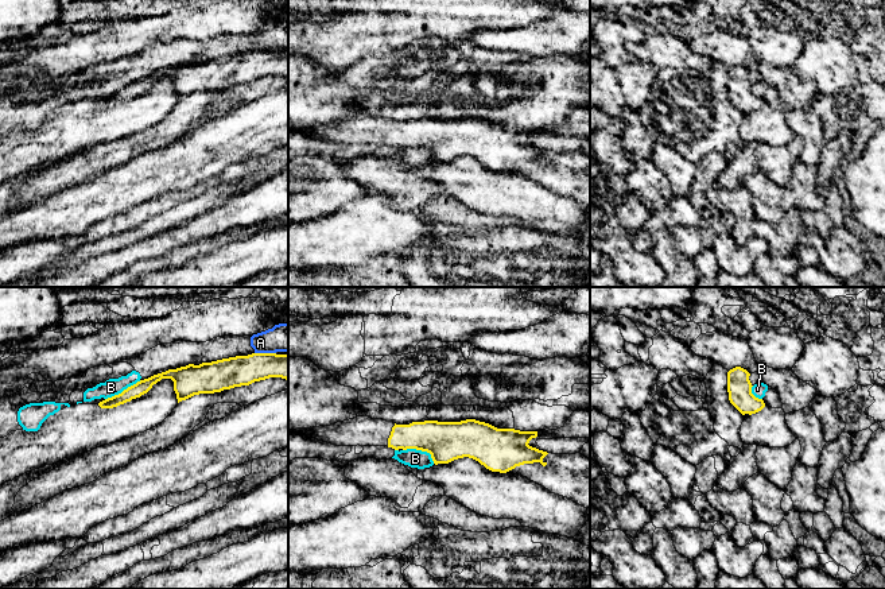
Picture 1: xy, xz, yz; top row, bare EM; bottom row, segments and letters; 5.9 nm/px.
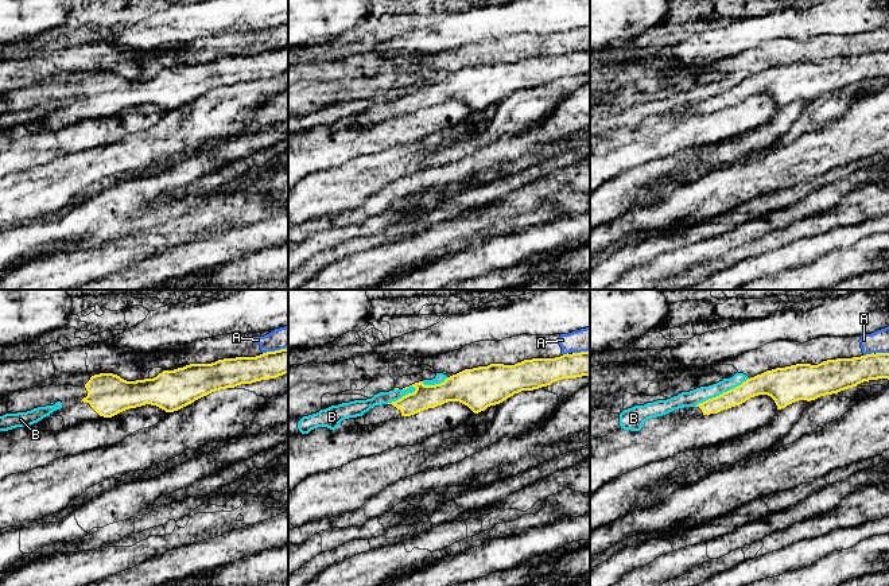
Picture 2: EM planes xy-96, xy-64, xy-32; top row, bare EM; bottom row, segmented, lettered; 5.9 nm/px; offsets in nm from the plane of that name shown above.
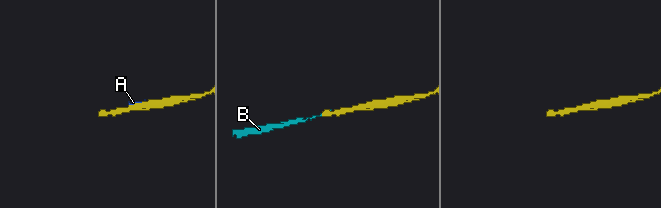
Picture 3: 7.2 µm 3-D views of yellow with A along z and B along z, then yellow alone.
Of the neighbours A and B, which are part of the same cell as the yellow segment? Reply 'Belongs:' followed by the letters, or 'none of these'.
Belongs: none of these

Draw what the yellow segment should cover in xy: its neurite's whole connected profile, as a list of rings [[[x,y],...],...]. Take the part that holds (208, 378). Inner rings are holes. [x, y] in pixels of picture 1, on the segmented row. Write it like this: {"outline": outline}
{"outline": [[[252,353],[168,369],[137,381],[121,394],[100,402],[98,406],[101,408],[113,408],[131,402],[147,394],[162,379],[174,381],[174,391],[179,403],[194,395],[221,392],[269,377],[288,380],[288,354]]]}

